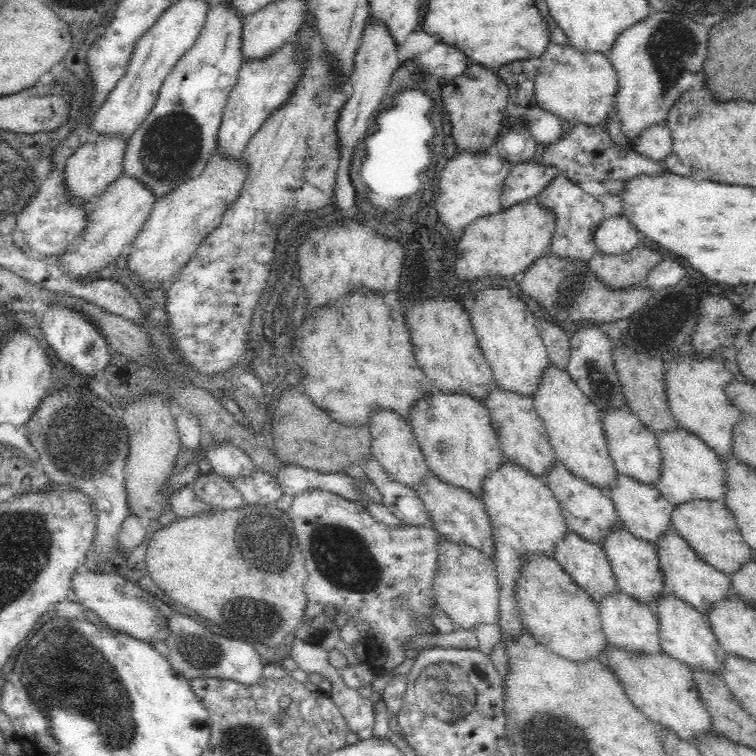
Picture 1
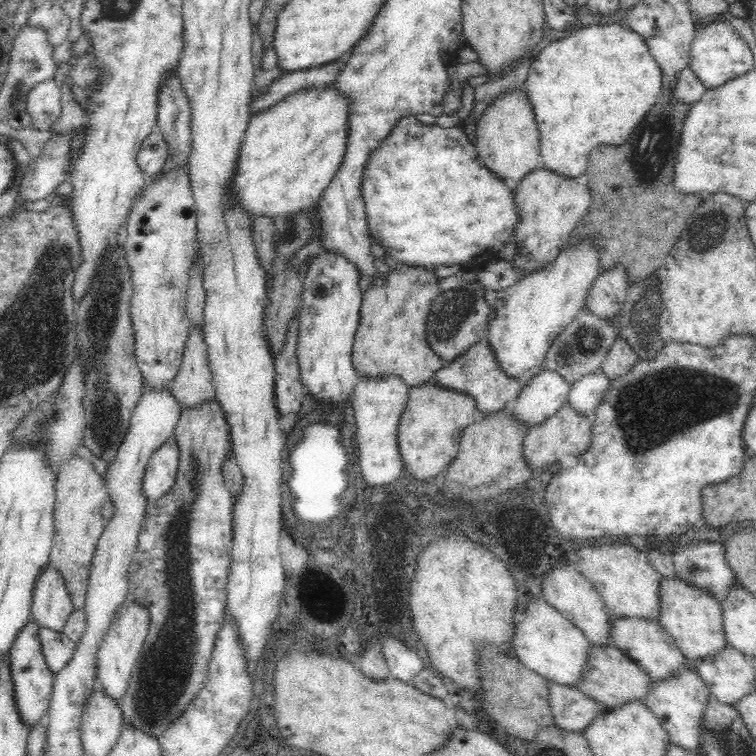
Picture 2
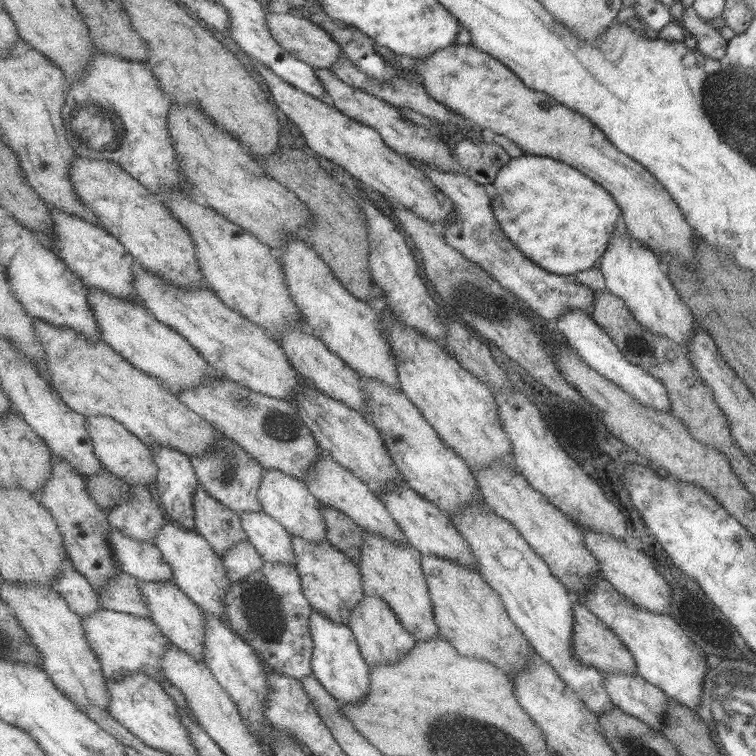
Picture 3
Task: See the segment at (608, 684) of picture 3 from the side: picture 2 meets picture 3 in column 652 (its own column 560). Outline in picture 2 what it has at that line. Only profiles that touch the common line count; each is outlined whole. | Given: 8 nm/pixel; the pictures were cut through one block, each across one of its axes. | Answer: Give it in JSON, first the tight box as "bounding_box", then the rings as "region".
{"bounding_box":[549,683,606,734],"region":[[[549,683],[549,705],[556,727],[582,734],[606,710],[580,689],[556,683]]]}

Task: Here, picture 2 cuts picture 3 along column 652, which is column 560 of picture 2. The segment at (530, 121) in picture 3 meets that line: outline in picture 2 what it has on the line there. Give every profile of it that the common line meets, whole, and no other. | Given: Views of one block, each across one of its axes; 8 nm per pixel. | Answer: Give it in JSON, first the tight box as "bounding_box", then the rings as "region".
{"bounding_box":[509,167,592,278],"region":[[[542,167],[536,169],[513,187],[513,201],[516,205],[518,224],[513,233],[516,252],[509,261],[519,273],[519,278],[547,267],[567,244],[572,230],[588,212],[592,199],[588,187],[557,175]]]}

